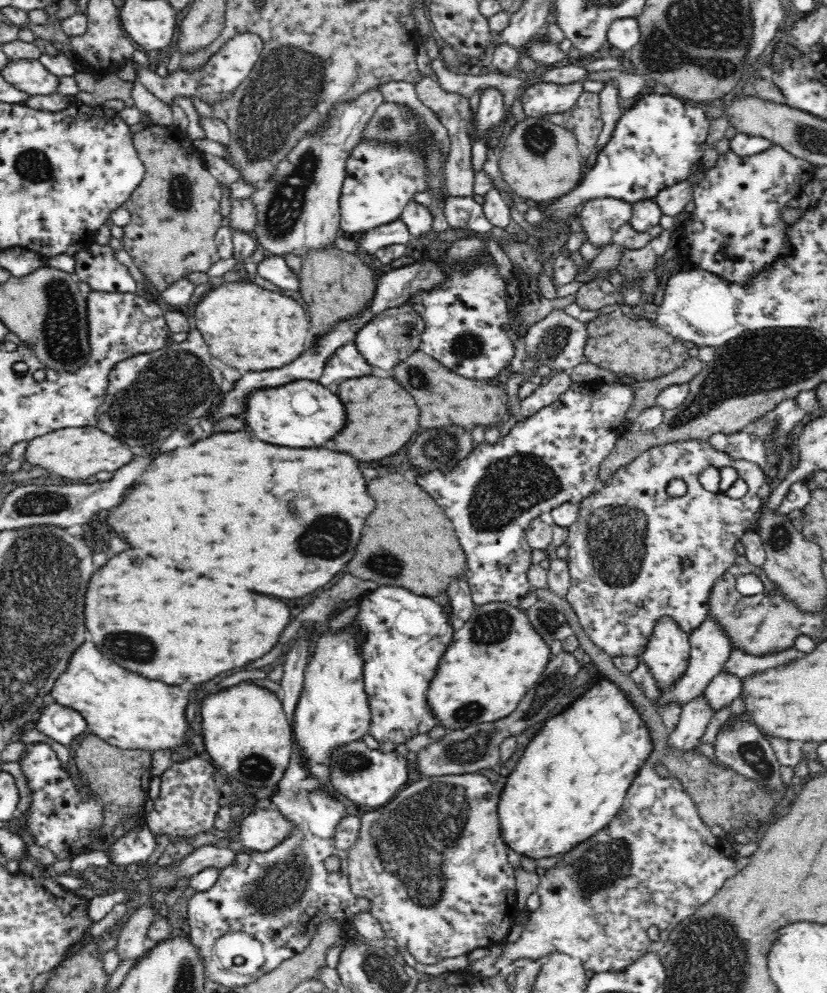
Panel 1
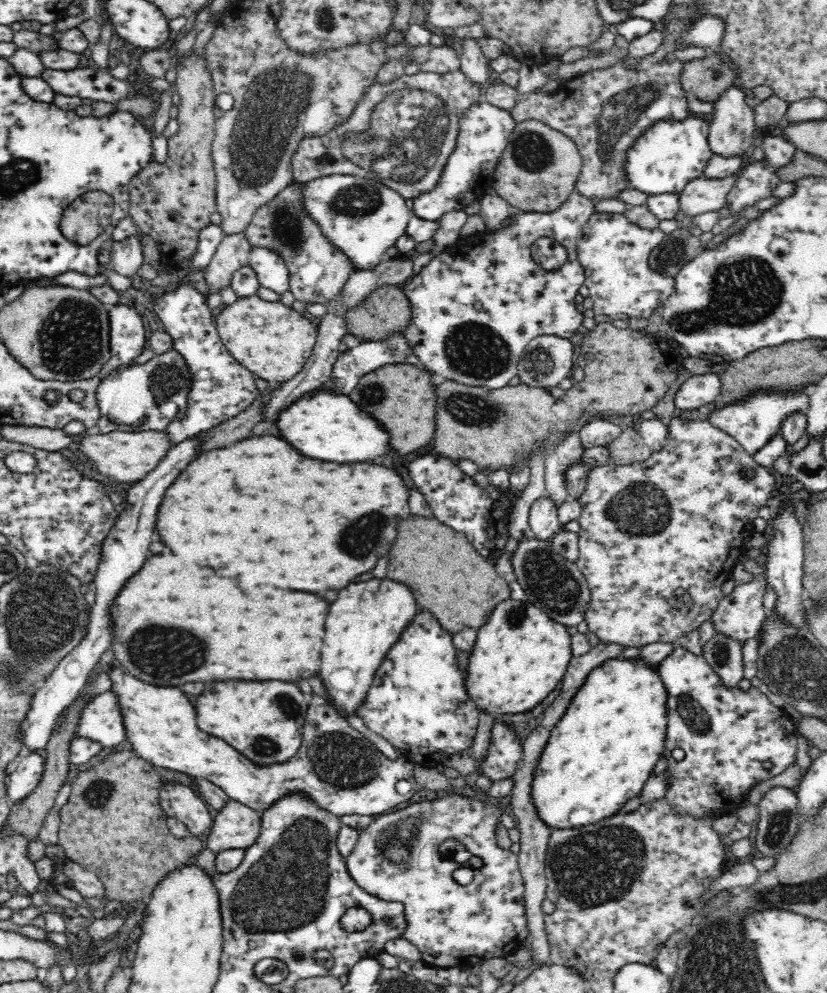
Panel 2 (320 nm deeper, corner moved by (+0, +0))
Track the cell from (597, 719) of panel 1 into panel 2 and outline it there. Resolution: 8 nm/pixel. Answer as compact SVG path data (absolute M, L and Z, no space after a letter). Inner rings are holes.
M622 658L622 659L608 659L600 666L596 666L586 676L584 686L578 690L578 694L572 698L572 704L568 706L564 718L554 726L552 736L544 748L540 762L537 764L537 769L534 773L534 780L532 783L532 798L536 805L540 818L553 829L564 828L580 828L581 826L588 826L594 824L599 820L610 818L619 812L620 808L628 802L631 798L638 797L645 785L645 782L650 778L654 766L658 764L658 760L663 757L665 749L665 740L667 737L667 701L668 691L665 689L663 680L657 671L656 664L648 664L643 658Z

